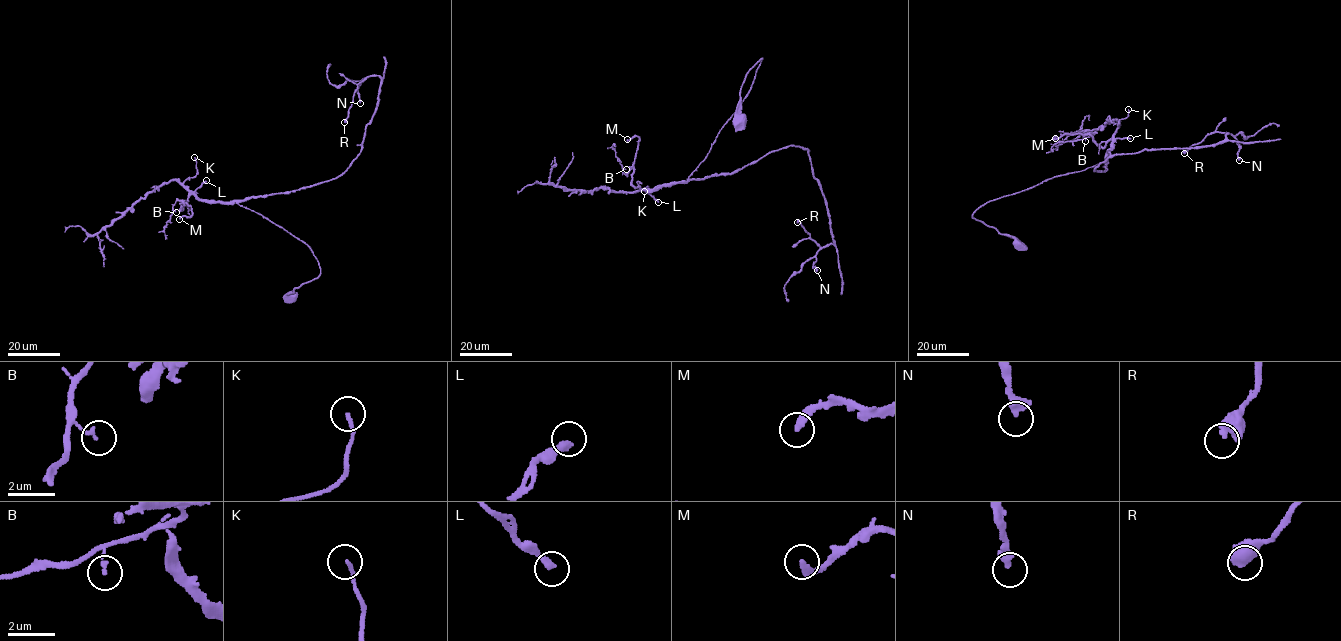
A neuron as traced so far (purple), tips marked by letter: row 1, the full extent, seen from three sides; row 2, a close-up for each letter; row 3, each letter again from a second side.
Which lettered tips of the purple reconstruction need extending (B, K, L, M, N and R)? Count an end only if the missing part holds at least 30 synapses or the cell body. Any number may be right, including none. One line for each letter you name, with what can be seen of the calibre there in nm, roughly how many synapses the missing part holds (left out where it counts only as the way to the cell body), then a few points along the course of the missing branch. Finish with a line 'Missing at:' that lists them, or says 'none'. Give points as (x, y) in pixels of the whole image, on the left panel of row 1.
Missing at: none

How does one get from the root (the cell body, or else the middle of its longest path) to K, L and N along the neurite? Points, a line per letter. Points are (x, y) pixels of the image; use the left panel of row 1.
K: (291, 297), (294, 289), (319, 275), (309, 246), (237, 202), (199, 200), (183, 184), (196, 174), (194, 157)
L: (291, 297), (294, 289), (319, 275), (319, 263), (309, 246), (237, 202), (200, 200), (194, 193), (206, 180)
N: (291, 297), (319, 263), (237, 203), (343, 173), (378, 75), (361, 80), (360, 103)

